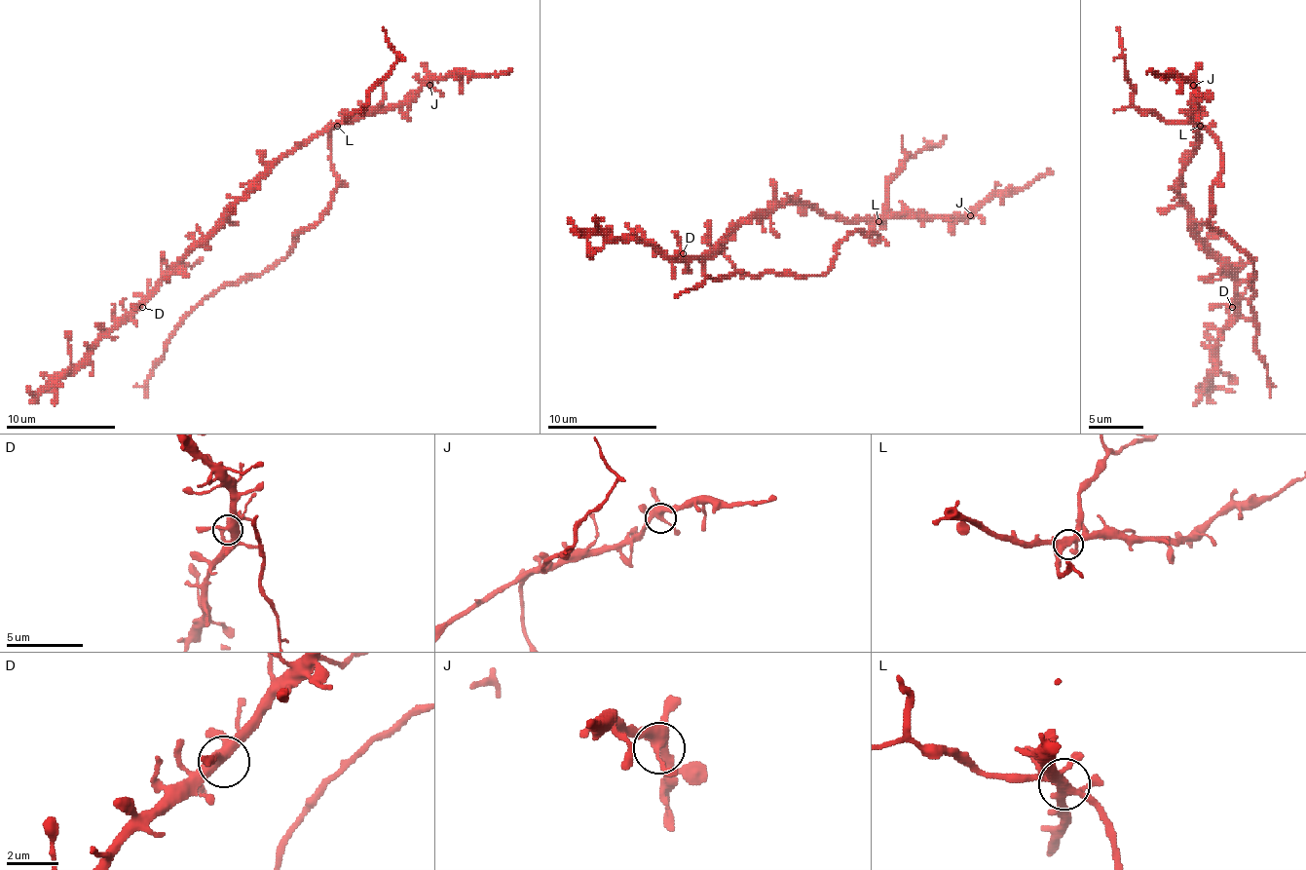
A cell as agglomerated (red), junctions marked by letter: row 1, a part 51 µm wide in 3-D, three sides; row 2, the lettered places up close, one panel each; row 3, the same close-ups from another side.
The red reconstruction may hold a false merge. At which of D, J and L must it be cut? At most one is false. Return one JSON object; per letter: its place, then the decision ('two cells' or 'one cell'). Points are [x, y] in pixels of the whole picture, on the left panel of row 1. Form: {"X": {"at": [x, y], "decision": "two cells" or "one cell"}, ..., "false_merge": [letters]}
{"D": {"at": [142, 307], "decision": "one cell"}, "J": {"at": [429, 85], "decision": "one cell"}, "L": {"at": [337, 126], "decision": "one cell"}, "false_merge": []}

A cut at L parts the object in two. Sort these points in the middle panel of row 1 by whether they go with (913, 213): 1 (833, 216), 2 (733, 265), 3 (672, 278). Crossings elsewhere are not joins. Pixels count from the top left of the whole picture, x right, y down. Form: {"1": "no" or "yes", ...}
{"1": "yes", "2": "yes", "3": "yes"}

